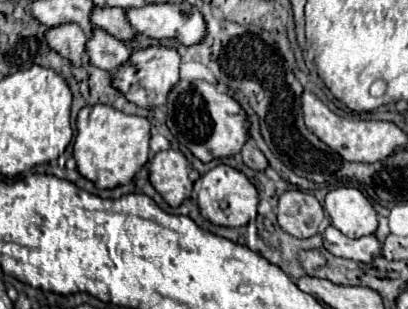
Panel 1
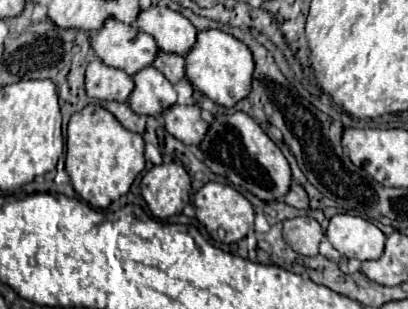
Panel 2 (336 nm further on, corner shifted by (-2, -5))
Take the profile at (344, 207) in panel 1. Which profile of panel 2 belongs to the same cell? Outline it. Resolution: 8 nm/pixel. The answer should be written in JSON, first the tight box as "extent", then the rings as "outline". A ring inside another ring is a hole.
{"extent":[326,214,386,260],"outline":[[[352,214],[332,216],[326,238],[340,254],[358,260],[380,258],[386,240],[384,232],[378,226]]]}

